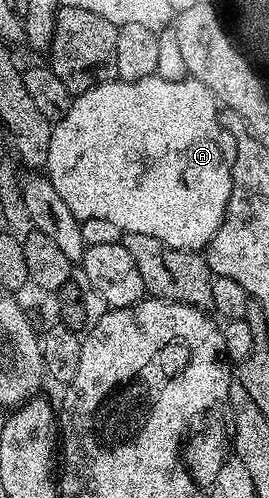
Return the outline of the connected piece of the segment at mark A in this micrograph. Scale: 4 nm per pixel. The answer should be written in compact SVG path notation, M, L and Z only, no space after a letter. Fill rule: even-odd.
M186 76L176 83L170 80L163 80L159 77L142 78L136 82L106 82L100 86L89 88L89 92L76 94L70 99L71 107L63 114L60 122L56 121L51 127L51 139L49 140L49 156L45 173L47 178L57 188L57 193L61 195L61 200L73 212L73 216L80 222L85 220L109 220L117 224L129 234L140 234L141 236L153 236L153 240L161 240L161 244L169 244L169 248L178 250L194 250L196 252L206 251L213 236L223 223L225 208L229 204L229 196L233 188L233 160L235 159L235 140L227 133L224 123L219 123L220 103L213 92L205 88L197 79Z

